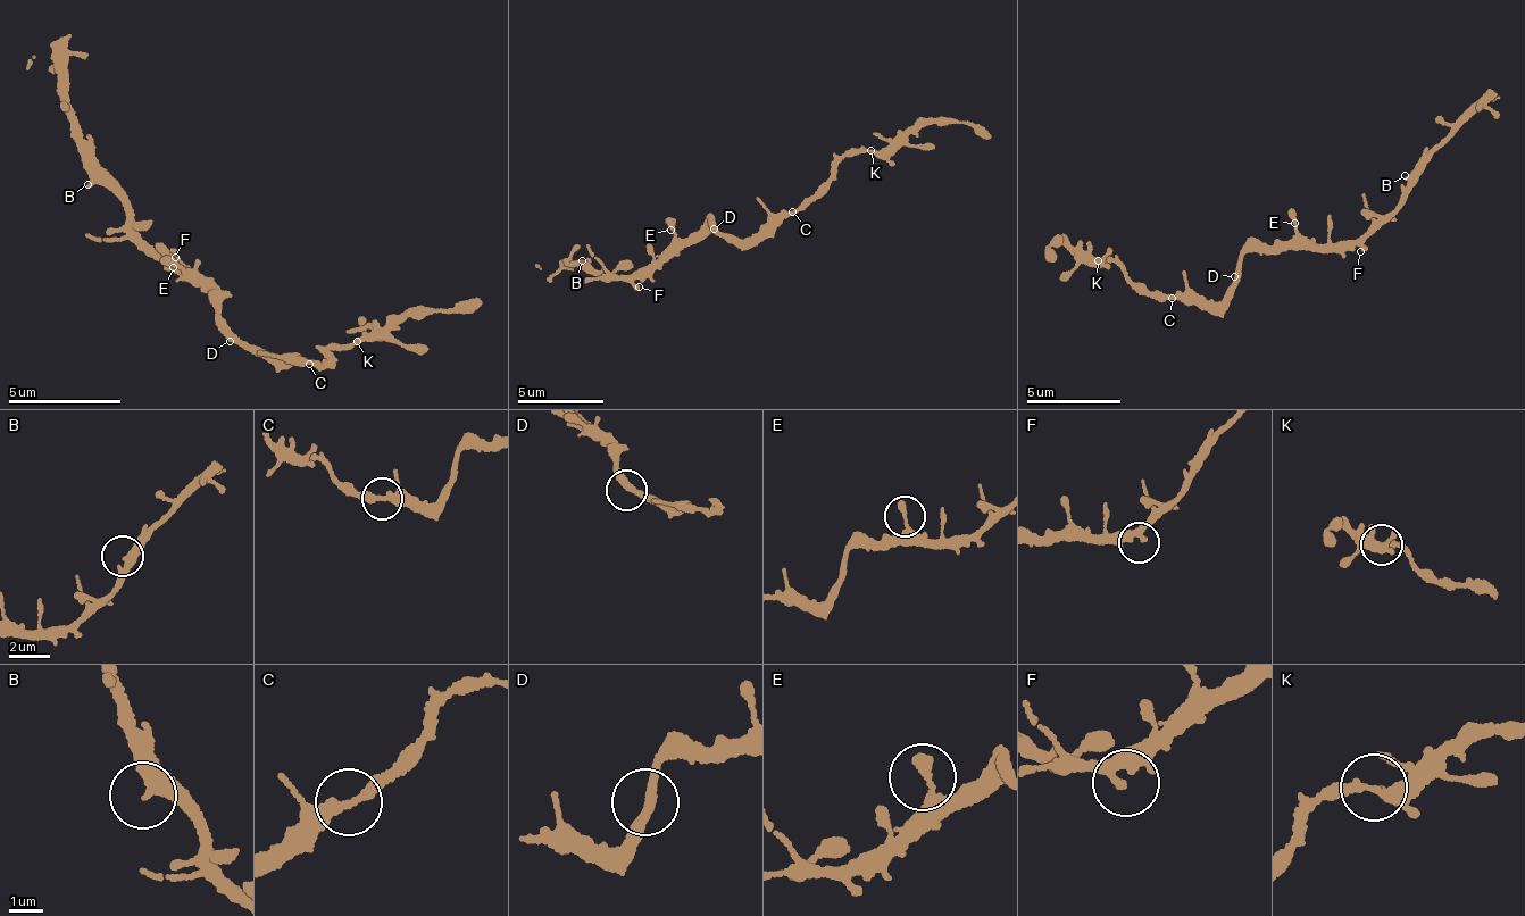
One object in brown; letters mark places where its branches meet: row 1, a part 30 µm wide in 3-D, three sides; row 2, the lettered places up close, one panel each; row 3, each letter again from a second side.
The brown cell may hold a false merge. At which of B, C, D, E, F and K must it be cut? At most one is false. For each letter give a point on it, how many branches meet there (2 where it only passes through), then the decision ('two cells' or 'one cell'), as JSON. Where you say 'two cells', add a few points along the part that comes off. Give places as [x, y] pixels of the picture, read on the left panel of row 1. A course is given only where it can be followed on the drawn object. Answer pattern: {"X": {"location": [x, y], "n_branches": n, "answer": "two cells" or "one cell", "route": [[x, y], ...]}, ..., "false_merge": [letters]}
{"B": {"location": [88, 184], "n_branches": 2, "answer": "one cell"}, "C": {"location": [309, 364], "n_branches": 2, "answer": "one cell"}, "D": {"location": [230, 341], "n_branches": 2, "answer": "one cell"}, "E": {"location": [173, 267], "n_branches": 1, "answer": "one cell"}, "F": {"location": [175, 257], "n_branches": 2, "answer": "one cell"}, "K": {"location": [357, 341], "n_branches": 3, "answer": "one cell"}, "false_merge": []}

